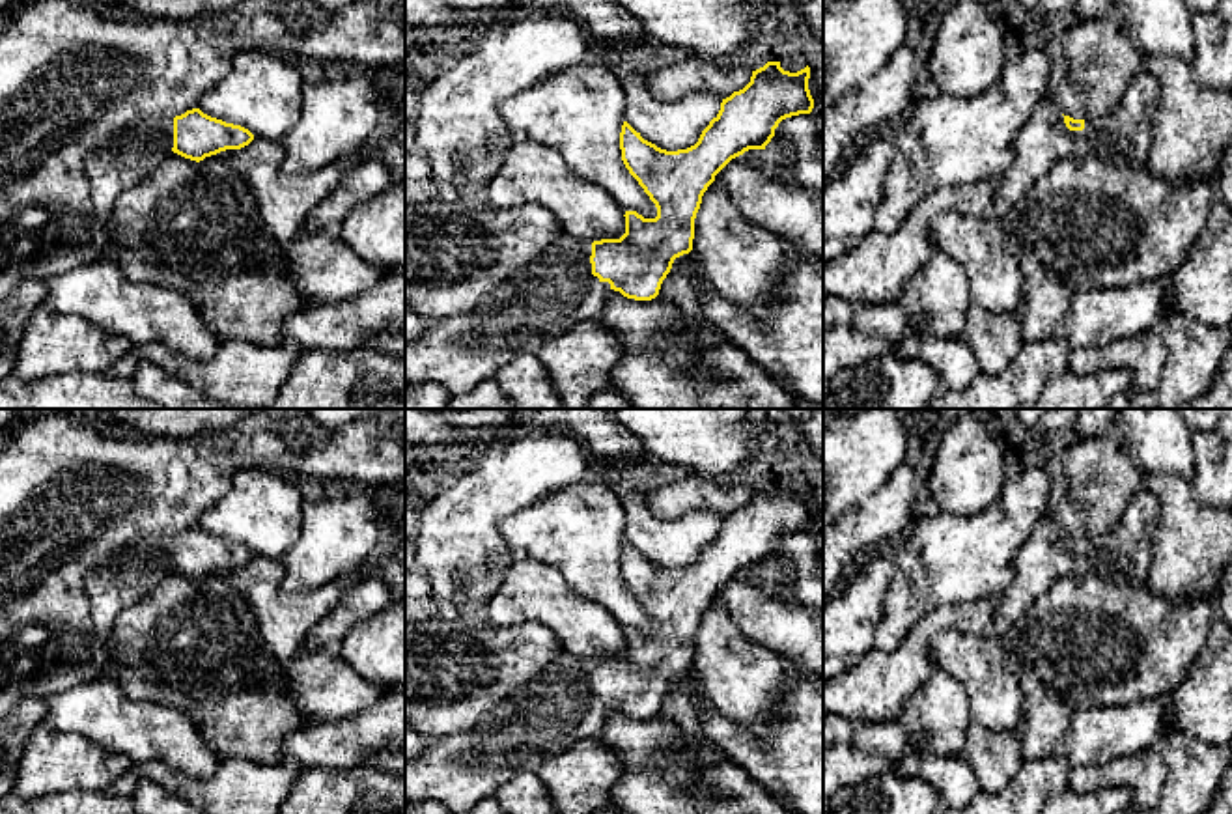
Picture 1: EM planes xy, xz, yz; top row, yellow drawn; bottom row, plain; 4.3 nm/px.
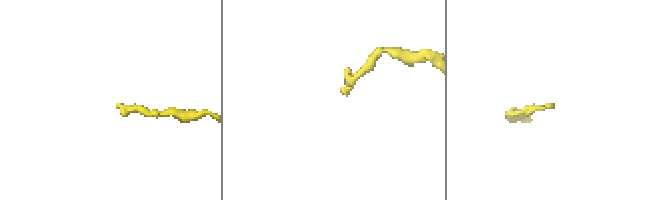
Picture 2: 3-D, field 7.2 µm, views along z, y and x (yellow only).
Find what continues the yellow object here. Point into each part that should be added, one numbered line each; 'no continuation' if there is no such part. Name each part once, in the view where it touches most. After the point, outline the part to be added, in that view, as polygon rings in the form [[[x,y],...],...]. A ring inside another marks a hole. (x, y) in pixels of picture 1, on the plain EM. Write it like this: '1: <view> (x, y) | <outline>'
1: xz (534, 723) | [[[564,652],[538,680],[513,689],[467,732],[429,737],[426,752],[405,764],[405,803],[437,801],[452,814],[476,807],[504,782],[536,773],[545,762],[581,739],[599,739],[609,700],[592,693],[592,661]]]

